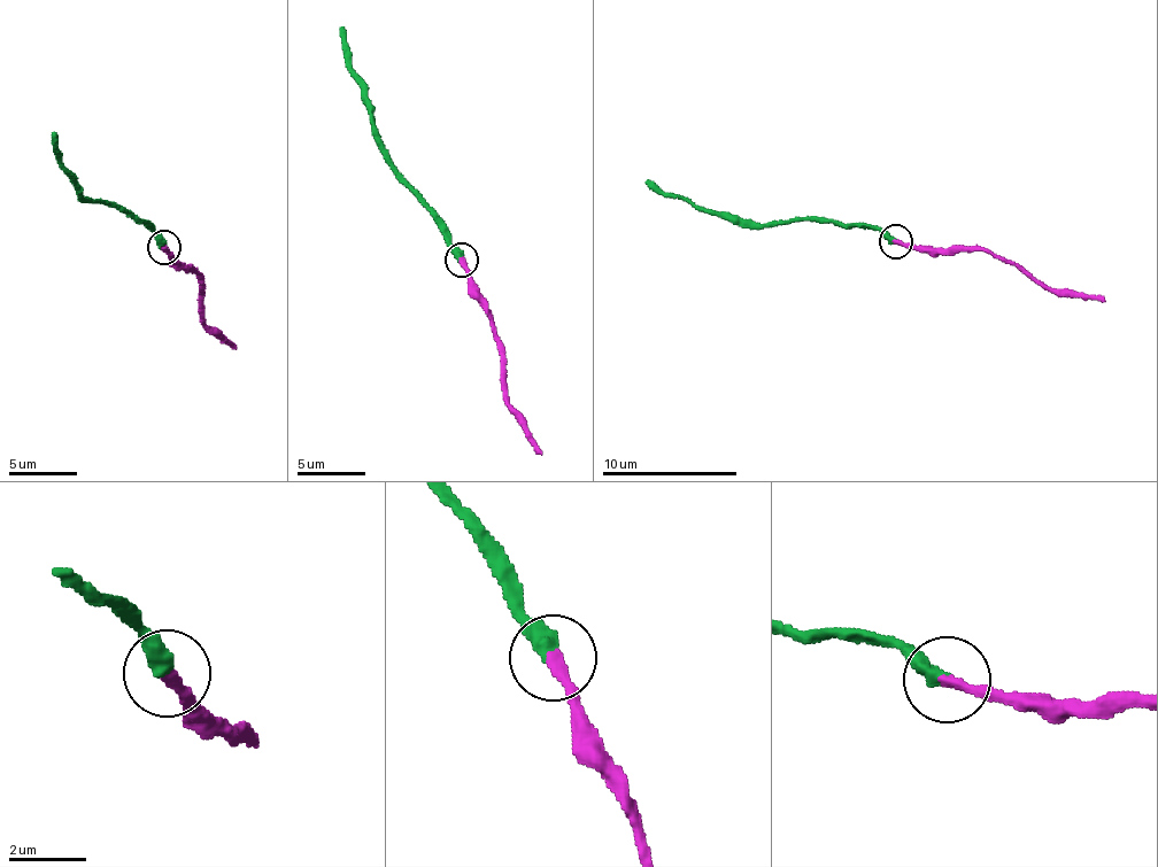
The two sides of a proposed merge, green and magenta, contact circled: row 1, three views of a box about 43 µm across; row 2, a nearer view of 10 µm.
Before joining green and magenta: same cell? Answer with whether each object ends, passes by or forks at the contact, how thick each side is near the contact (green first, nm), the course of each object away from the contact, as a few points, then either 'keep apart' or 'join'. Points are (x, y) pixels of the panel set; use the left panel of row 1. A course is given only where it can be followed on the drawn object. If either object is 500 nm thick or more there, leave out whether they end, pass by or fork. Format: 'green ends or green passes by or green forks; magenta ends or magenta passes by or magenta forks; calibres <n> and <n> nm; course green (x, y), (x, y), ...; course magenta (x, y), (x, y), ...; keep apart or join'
green ends; magenta ends; calibres 440 and 300 nm; course green (164, 246), (148, 223), (109, 202), (86, 200), (59, 157), (53, 134); course magenta (164, 246), (177, 265), (195, 273), (201, 319), (237, 348); keep apart

